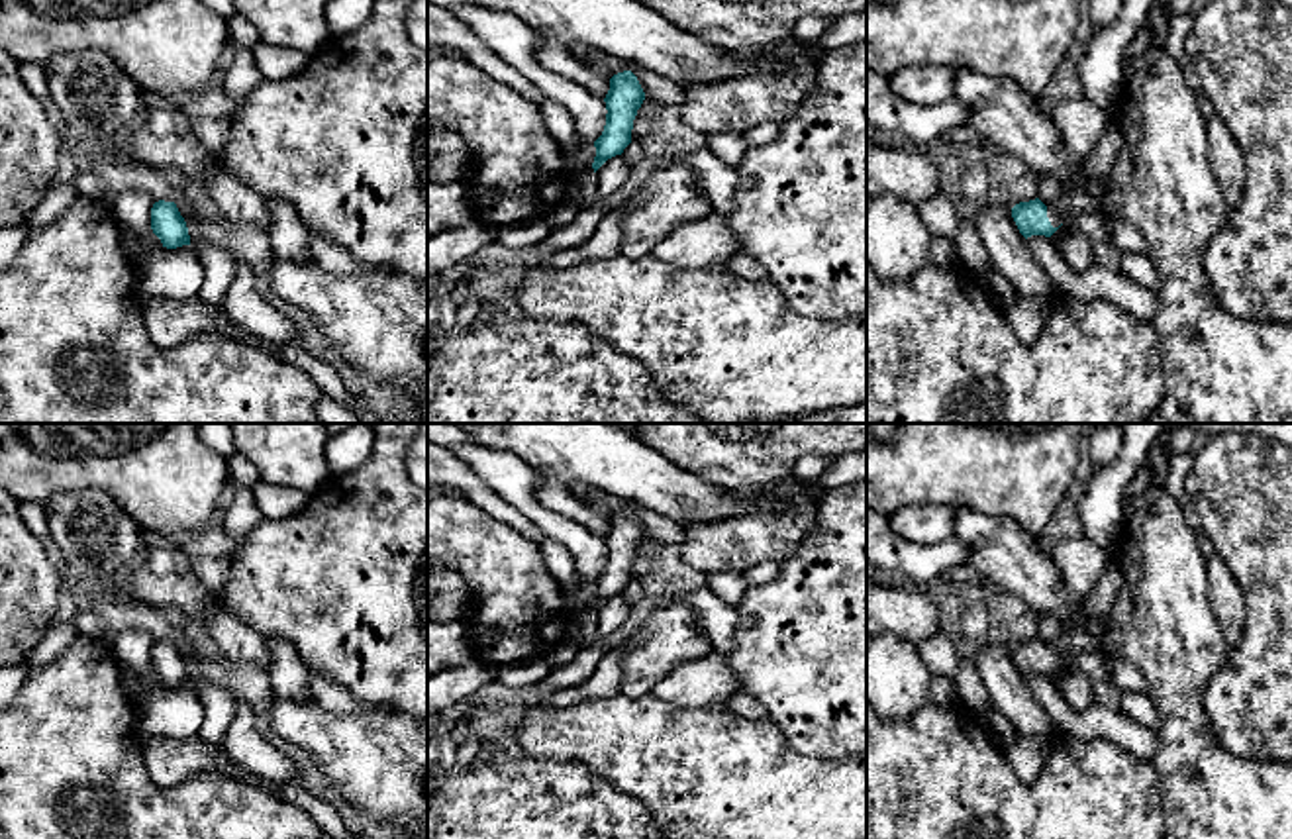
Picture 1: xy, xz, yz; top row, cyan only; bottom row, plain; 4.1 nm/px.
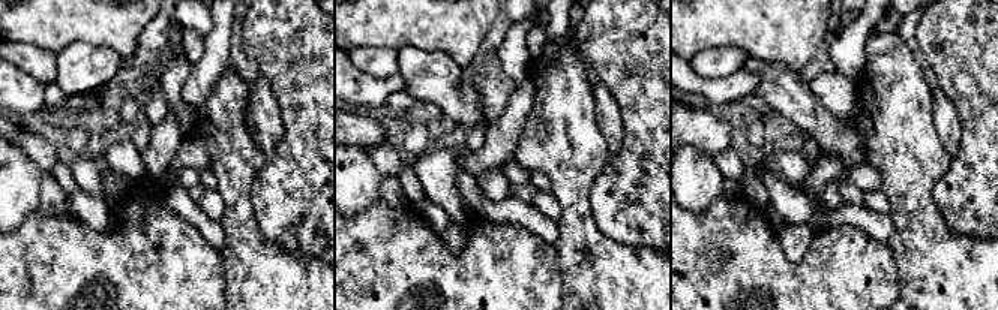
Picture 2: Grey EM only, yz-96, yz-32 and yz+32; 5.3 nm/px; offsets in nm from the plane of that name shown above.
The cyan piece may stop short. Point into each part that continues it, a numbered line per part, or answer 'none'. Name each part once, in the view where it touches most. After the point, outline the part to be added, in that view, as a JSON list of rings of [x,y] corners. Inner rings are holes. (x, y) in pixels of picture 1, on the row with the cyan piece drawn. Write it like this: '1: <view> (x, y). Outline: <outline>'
1: yz (1077, 200). Outline: [[[1086,188],[1063,190],[1061,198],[1047,206],[1047,218],[1053,227],[1059,227],[1068,216],[1092,212],[1098,200]]]

